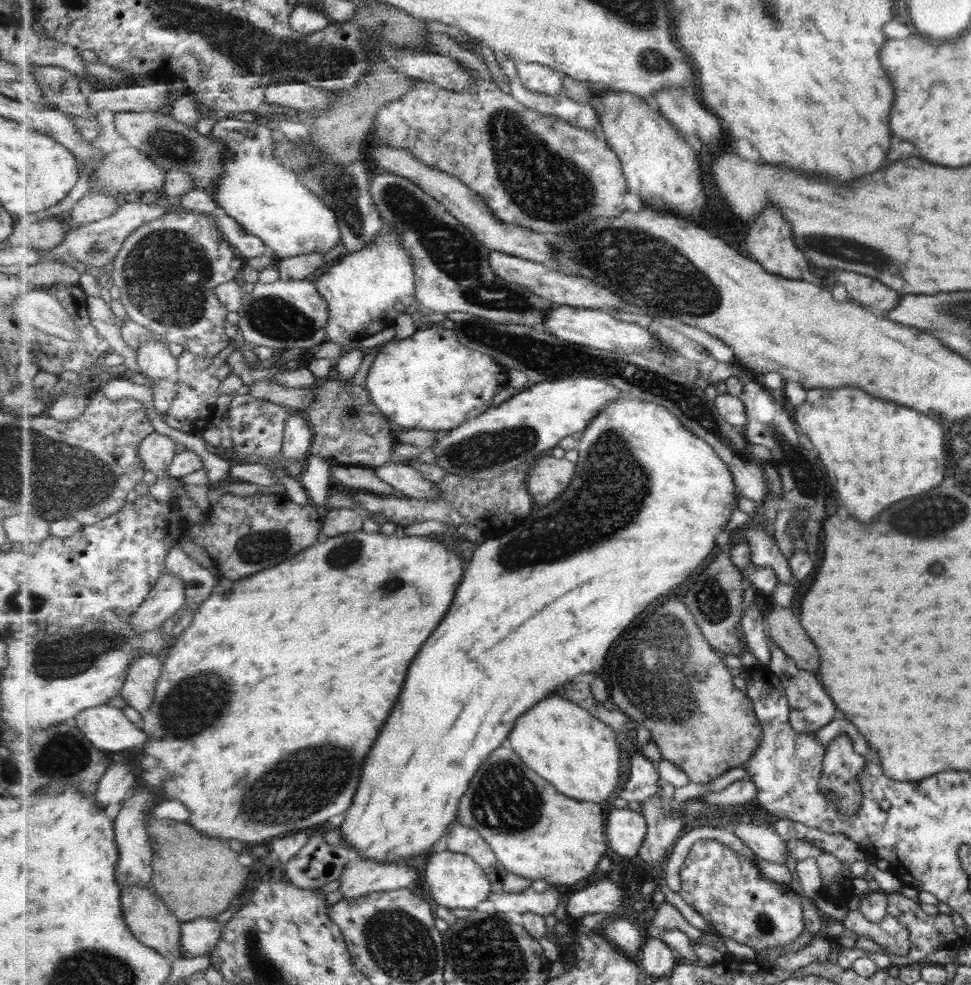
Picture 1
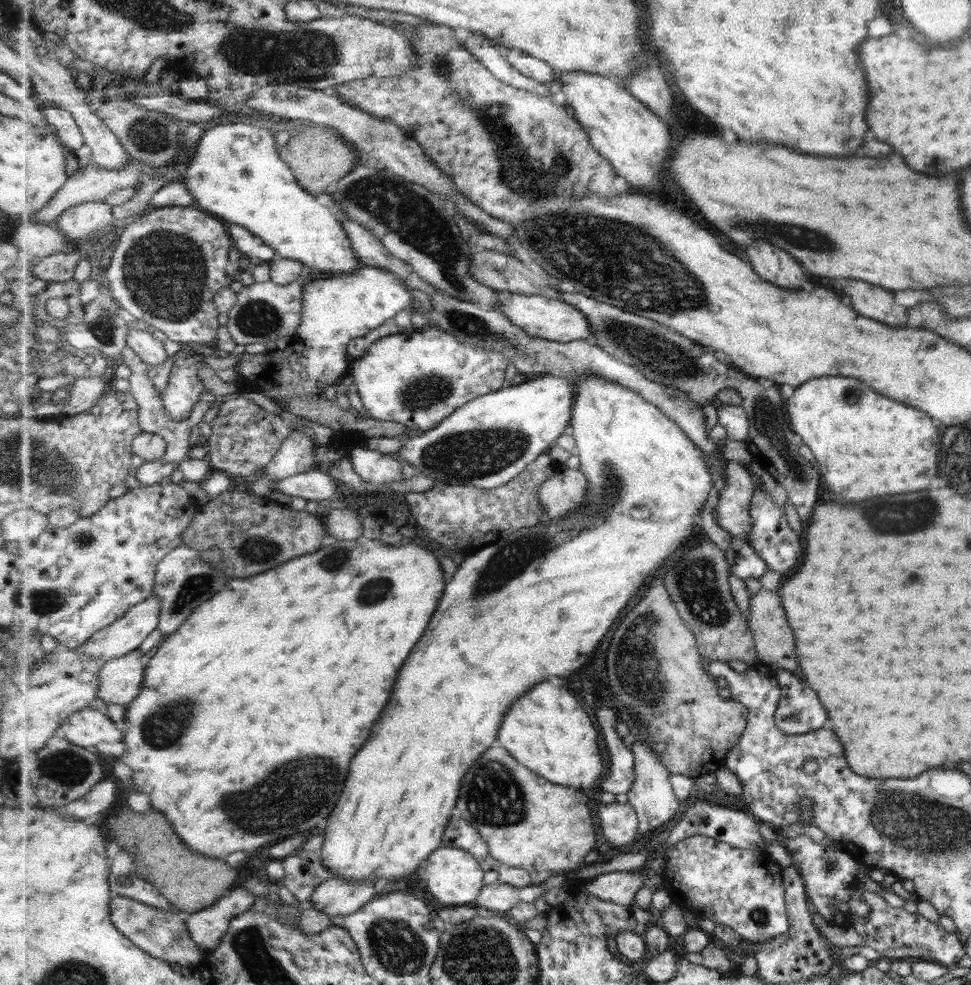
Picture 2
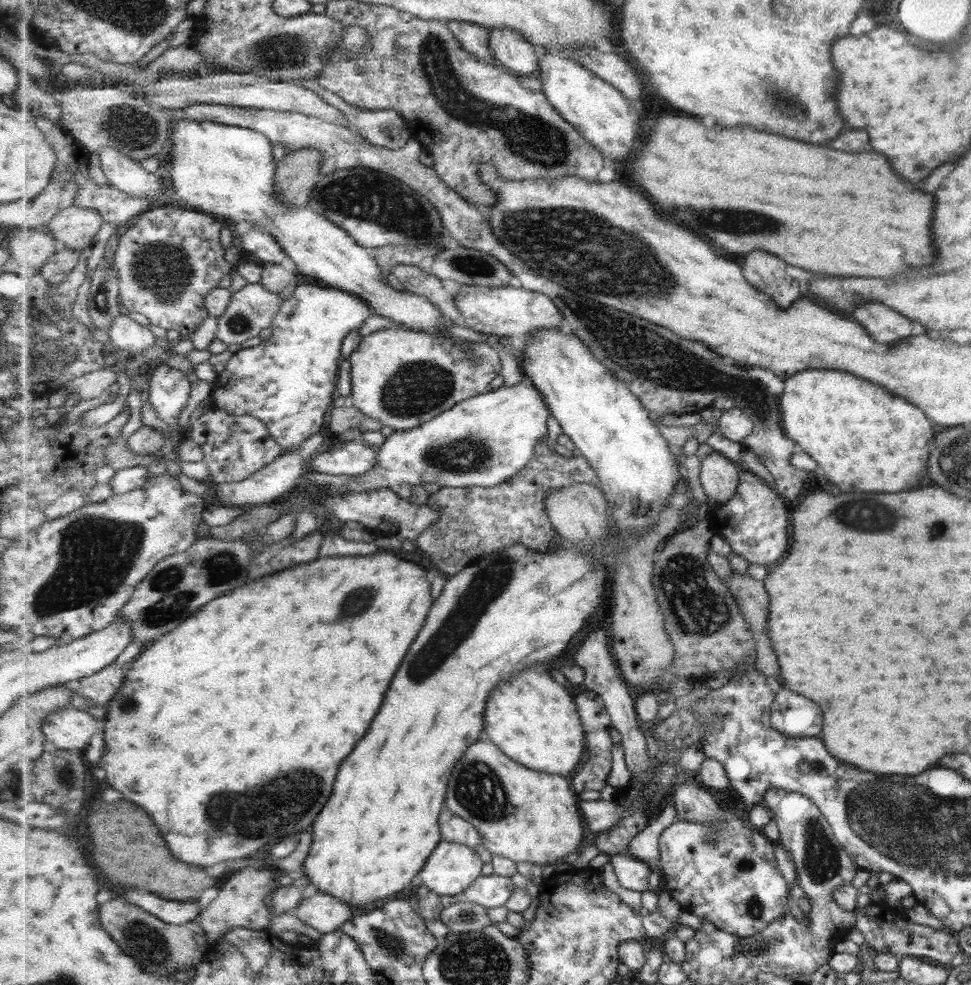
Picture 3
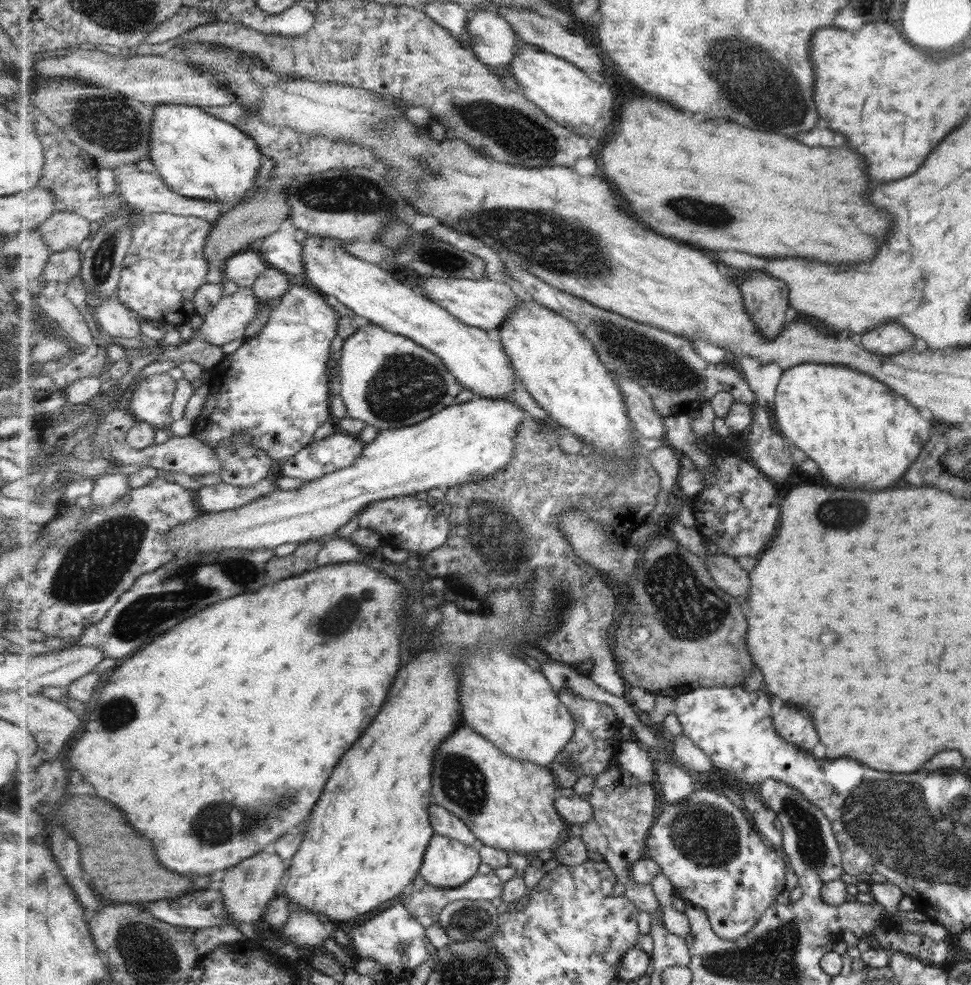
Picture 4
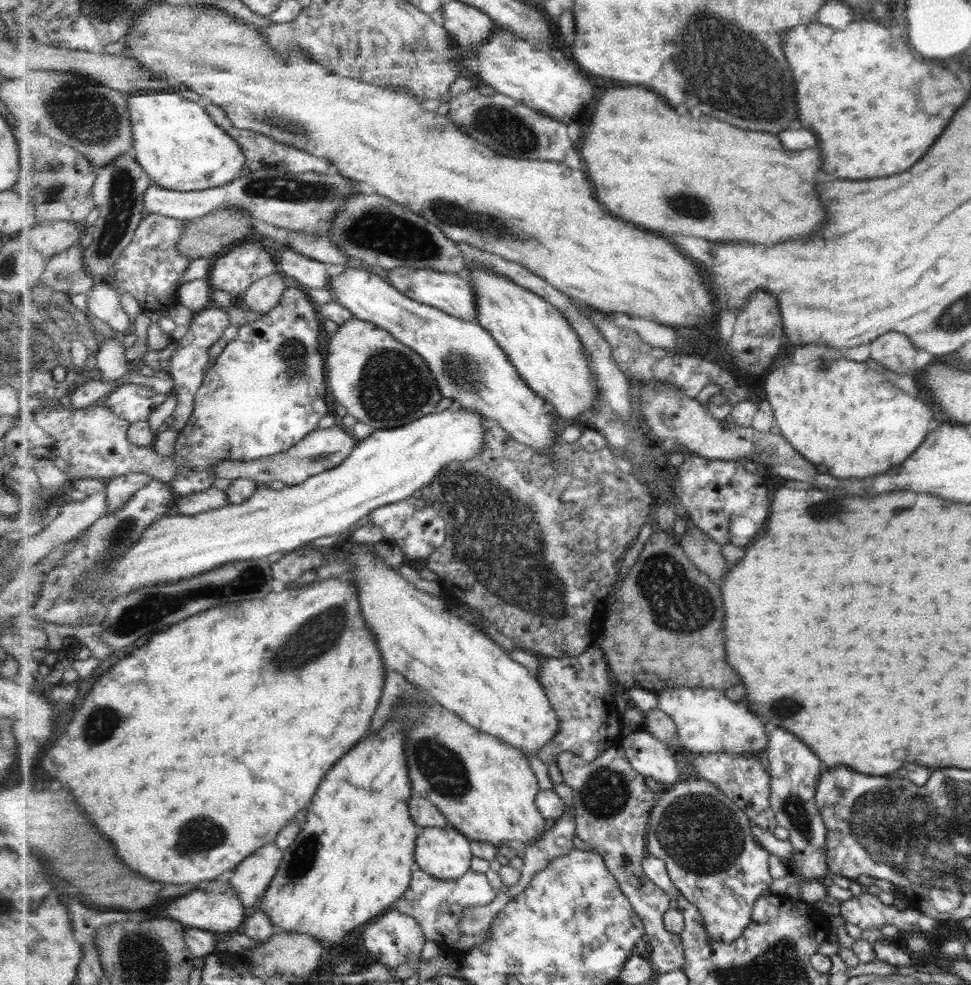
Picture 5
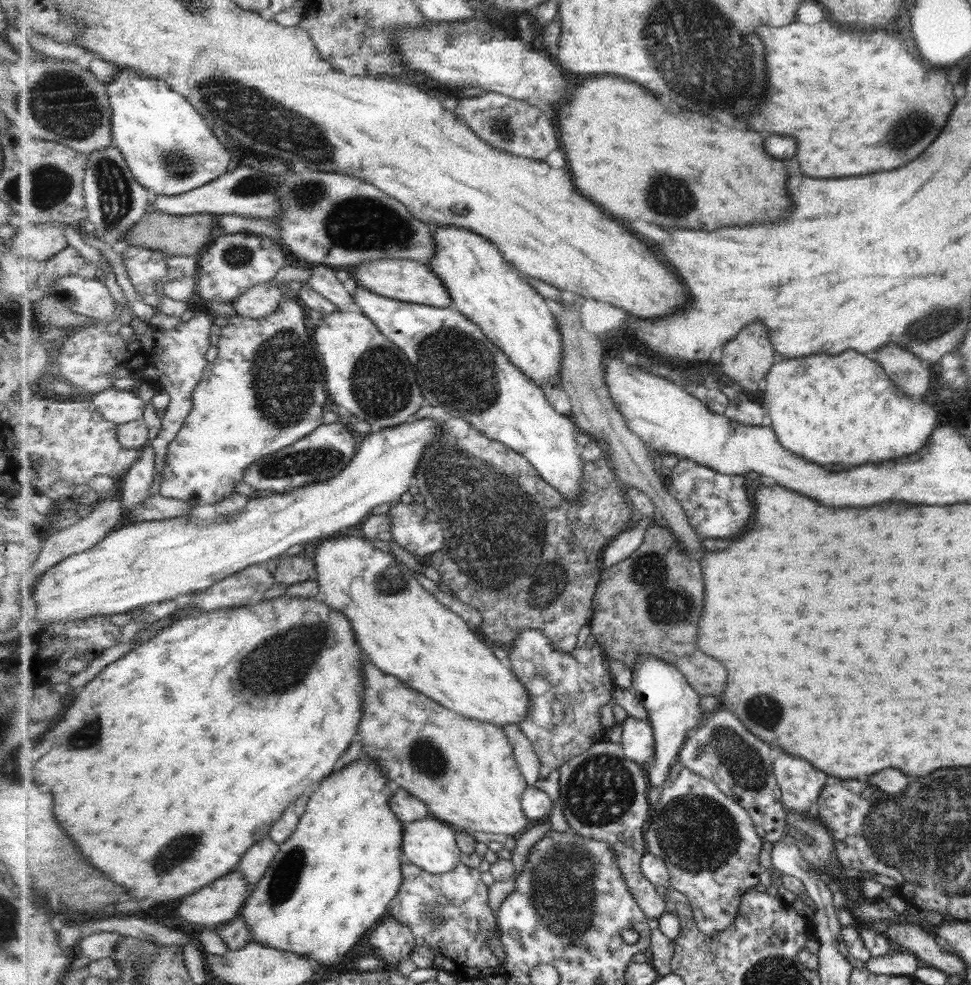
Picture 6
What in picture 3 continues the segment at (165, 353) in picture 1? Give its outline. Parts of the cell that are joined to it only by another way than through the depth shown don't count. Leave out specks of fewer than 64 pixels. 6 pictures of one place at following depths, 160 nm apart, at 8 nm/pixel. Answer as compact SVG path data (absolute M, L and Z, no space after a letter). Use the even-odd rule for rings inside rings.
M124 310L111 322L107 333L115 347L125 349L131 355L140 354L155 344L155 334L146 326L131 320Z

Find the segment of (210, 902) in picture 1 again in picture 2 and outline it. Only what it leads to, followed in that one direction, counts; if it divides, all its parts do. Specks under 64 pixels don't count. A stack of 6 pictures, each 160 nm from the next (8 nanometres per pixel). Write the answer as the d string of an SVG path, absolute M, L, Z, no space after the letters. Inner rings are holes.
M131 807L121 808L115 816L109 816L106 828L121 846L118 850L124 848L133 855L138 874L153 883L171 901L171 904L174 904L175 911L185 916L215 904L219 897L227 895L229 890L235 886L235 880L239 876L235 867L229 866L223 858L209 858L204 854L199 854L196 850L191 850L181 840L172 822L160 811L137 812Z

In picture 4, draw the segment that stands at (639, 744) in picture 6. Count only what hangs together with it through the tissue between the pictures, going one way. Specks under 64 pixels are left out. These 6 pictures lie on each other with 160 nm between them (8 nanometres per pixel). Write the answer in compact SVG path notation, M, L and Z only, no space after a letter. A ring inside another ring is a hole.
M655 759L655 772L662 788L664 800L669 804L677 804L688 799L695 792L693 778L678 762L657 761Z

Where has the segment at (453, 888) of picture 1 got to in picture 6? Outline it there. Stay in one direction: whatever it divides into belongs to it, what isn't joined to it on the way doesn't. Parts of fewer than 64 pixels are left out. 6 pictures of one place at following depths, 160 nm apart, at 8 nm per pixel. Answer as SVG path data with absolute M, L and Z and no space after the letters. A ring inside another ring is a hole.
M433 816L404 823L403 856L427 872L452 871L461 863L462 850L452 825Z

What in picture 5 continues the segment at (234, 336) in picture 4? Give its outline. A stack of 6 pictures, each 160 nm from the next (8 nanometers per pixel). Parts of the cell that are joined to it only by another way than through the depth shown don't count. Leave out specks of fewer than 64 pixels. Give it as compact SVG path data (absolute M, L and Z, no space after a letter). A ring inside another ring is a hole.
M210 307L203 309L194 315L188 331L173 343L178 344L178 351L172 356L171 368L168 373L173 378L173 391L177 394L177 405L173 412L174 421L169 426L170 430L182 431L192 418L195 408L195 395L202 386L207 366L209 366L210 350L213 344L221 340L221 331L231 324L229 314L223 308Z

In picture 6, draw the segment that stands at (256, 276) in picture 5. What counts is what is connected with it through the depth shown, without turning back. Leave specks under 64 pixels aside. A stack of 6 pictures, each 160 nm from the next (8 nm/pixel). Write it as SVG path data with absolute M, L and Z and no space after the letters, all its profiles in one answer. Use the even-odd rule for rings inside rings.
M235 233L217 237L201 253L197 261L196 279L198 295L204 300L232 302L254 286L270 282L285 266L285 254L277 243L265 235Z

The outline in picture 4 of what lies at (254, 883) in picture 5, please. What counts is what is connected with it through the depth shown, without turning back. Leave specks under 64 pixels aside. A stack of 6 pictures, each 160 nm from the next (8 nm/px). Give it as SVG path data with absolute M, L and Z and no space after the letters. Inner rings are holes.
M261 851L226 871L220 891L224 894L226 909L232 920L231 925L254 924L257 920L263 920L266 908L276 899L277 886L281 884L285 868L288 867L288 862L275 851Z

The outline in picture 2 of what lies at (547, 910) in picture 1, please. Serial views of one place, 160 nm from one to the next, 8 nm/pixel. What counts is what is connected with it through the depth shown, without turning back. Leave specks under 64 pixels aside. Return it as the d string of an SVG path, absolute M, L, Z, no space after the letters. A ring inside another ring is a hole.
M554 875L545 880L545 885L533 885L519 888L501 881L495 884L486 884L475 902L476 906L485 907L501 912L510 911L519 902L532 903L545 894L549 888L559 888L564 877Z

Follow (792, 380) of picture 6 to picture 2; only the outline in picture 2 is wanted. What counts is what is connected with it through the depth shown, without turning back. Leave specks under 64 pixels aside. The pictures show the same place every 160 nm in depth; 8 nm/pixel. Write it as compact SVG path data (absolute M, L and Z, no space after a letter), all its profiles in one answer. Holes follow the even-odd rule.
M820 376L819 378L811 379L805 384L796 387L794 395L786 401L786 410L788 411L792 429L802 436L807 446L811 446L811 454L815 456L815 462L817 462L815 467L819 470L823 482L827 484L827 490L835 492L839 496L839 500L843 500L843 502L861 502L861 500L871 498L871 496L923 490L923 488L929 486L929 480L935 476L935 452L937 452L937 444L939 444L939 434L937 434L937 428L933 428L931 420L921 410L915 410L911 406L899 404L899 401L880 395L860 380L840 376Z

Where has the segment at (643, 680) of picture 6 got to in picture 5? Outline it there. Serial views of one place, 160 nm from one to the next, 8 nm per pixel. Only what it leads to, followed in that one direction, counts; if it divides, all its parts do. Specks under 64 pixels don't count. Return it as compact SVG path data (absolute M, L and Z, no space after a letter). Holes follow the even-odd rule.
M669 687L668 689L661 689L655 692L658 695L658 708L663 712L668 713L677 725L678 737L680 738L680 746L686 748L693 753L735 753L744 754L747 756L756 756L761 760L765 758L768 751L768 744L770 739L765 739L765 722L755 716L747 704L743 702L734 702L728 696L725 696L723 690L715 688L689 688L689 687Z

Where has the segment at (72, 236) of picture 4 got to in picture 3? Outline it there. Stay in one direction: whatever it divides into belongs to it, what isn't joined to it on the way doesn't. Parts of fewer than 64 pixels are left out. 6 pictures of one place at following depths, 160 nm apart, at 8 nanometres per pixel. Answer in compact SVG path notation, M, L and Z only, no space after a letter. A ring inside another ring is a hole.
M73 205L56 214L45 229L59 242L60 248L82 251L83 248L91 247L93 238L97 236L103 223L103 217L95 209Z

